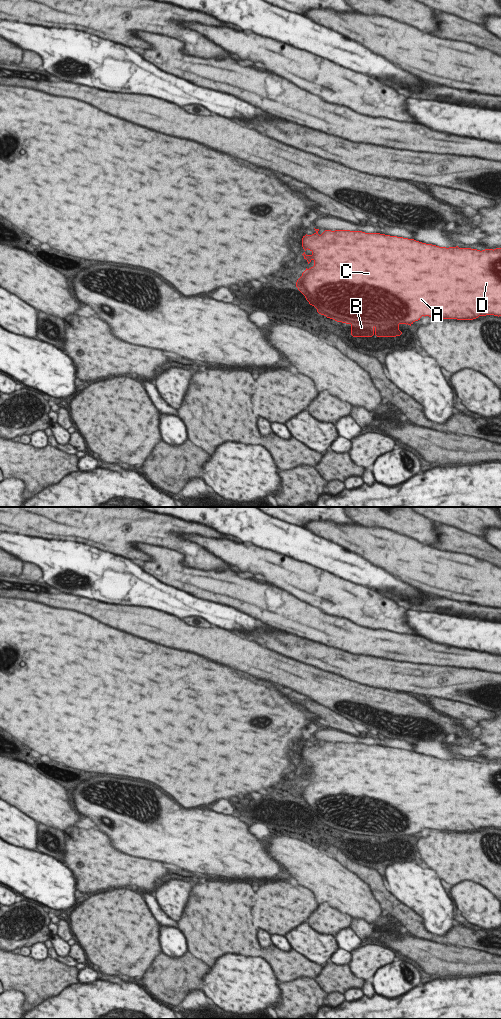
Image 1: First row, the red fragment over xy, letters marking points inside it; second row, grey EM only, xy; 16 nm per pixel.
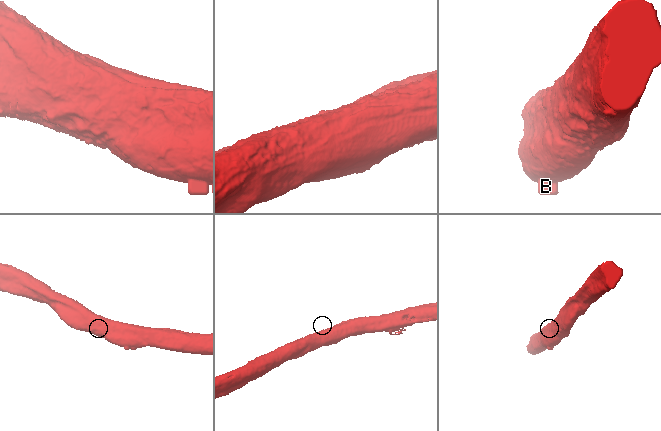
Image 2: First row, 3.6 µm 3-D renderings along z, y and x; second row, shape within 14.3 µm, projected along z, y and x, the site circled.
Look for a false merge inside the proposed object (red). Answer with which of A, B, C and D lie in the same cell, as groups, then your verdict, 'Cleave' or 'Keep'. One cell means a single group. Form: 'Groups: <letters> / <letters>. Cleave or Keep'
Groups: A B C D. Keep

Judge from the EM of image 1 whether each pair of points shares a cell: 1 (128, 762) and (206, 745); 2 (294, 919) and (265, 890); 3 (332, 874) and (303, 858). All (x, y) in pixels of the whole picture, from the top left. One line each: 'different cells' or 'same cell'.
1: same cell
2: same cell
3: same cell

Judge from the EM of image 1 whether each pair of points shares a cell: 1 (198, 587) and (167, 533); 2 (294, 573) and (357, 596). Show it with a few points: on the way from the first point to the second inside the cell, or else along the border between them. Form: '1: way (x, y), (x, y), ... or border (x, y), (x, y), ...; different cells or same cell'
1: border (168, 549), (180, 552), (185, 565), (208, 571); different cells
2: way (310, 584), (334, 596), (341, 596); same cell

